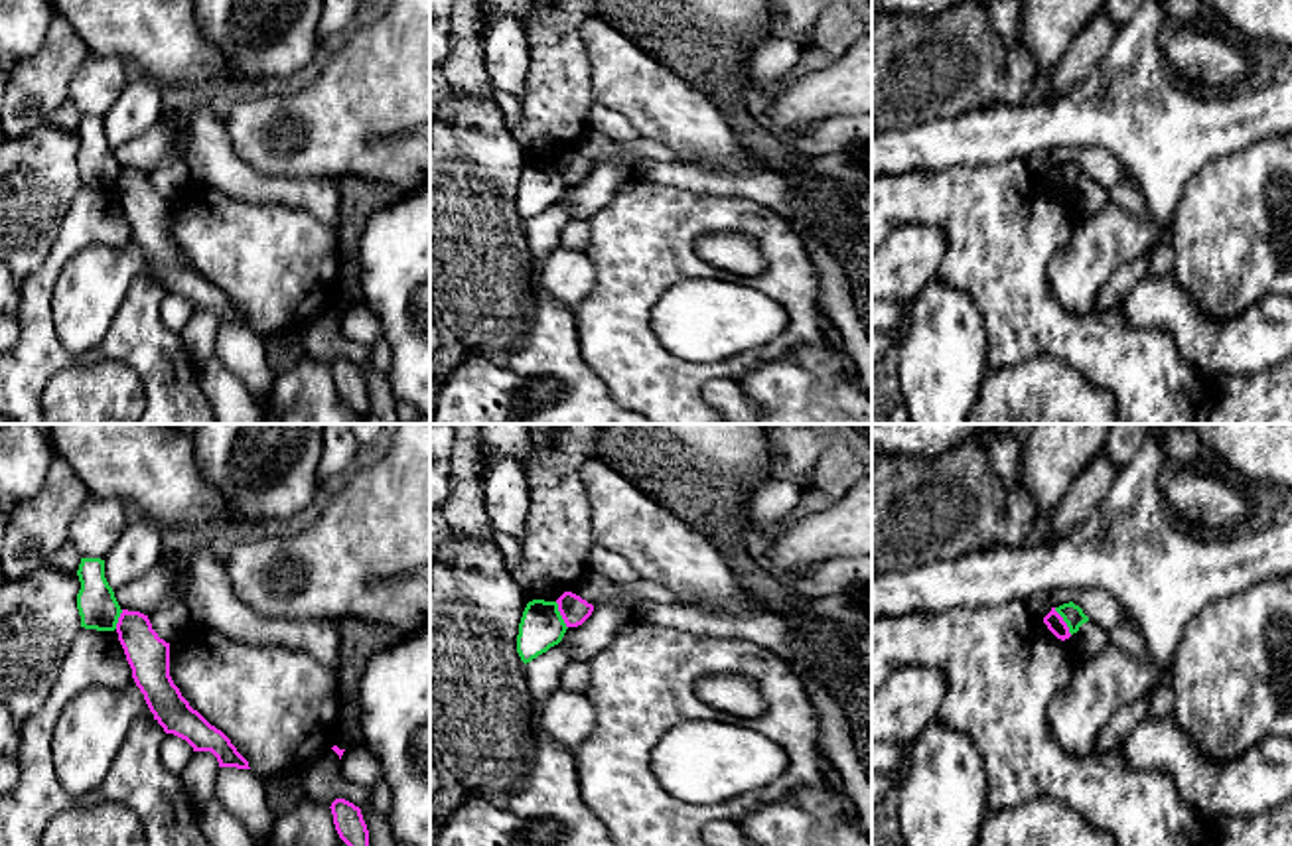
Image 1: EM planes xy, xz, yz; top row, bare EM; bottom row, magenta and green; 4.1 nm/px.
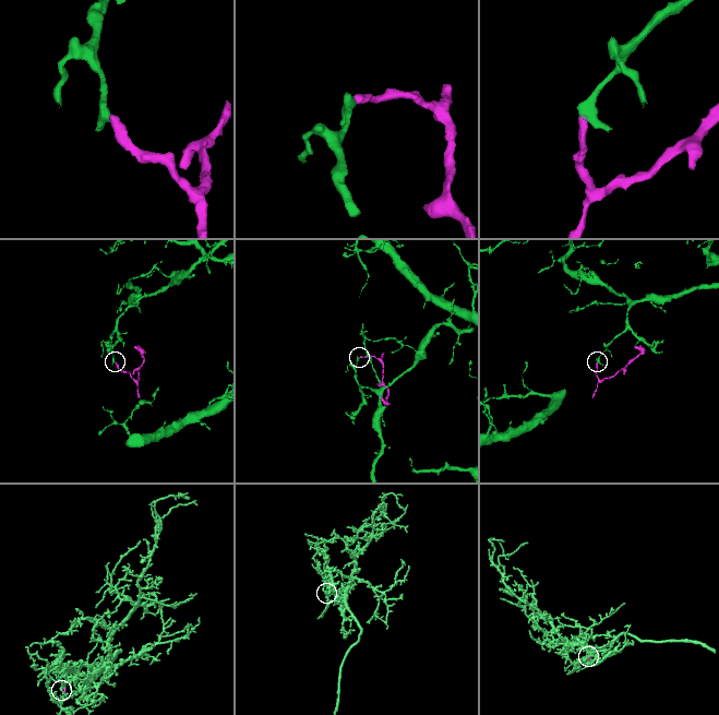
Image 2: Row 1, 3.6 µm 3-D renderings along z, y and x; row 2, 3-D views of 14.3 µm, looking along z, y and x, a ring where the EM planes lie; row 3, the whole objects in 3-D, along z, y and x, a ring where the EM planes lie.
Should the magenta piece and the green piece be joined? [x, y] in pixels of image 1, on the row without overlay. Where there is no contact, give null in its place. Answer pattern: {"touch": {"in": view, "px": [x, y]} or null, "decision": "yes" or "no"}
{"touch": {"in": "yz", "px": [1064, 180]}, "decision": "no"}

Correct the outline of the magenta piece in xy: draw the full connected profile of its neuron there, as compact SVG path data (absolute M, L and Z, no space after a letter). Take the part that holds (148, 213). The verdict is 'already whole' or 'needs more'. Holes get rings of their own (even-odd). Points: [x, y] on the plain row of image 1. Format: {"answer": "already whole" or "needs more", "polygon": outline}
{"answer": "already whole", "polygon": "M122 168L116 191L132 237L164 290L185 298L193 310L211 310L219 325L251 327L231 298L181 254L170 235L170 201L158 195L148 174Z"}

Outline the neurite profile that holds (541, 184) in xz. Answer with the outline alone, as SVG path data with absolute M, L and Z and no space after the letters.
M533 158L527 162L517 193L517 211L527 223L550 205L558 203L566 191L566 181L556 160Z

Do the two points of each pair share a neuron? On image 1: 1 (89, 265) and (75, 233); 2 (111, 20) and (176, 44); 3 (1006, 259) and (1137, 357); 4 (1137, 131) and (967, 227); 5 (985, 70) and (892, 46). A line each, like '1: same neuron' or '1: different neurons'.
1: different neurons
2: same neuron
3: same neuron
4: different neurons
5: same neuron

